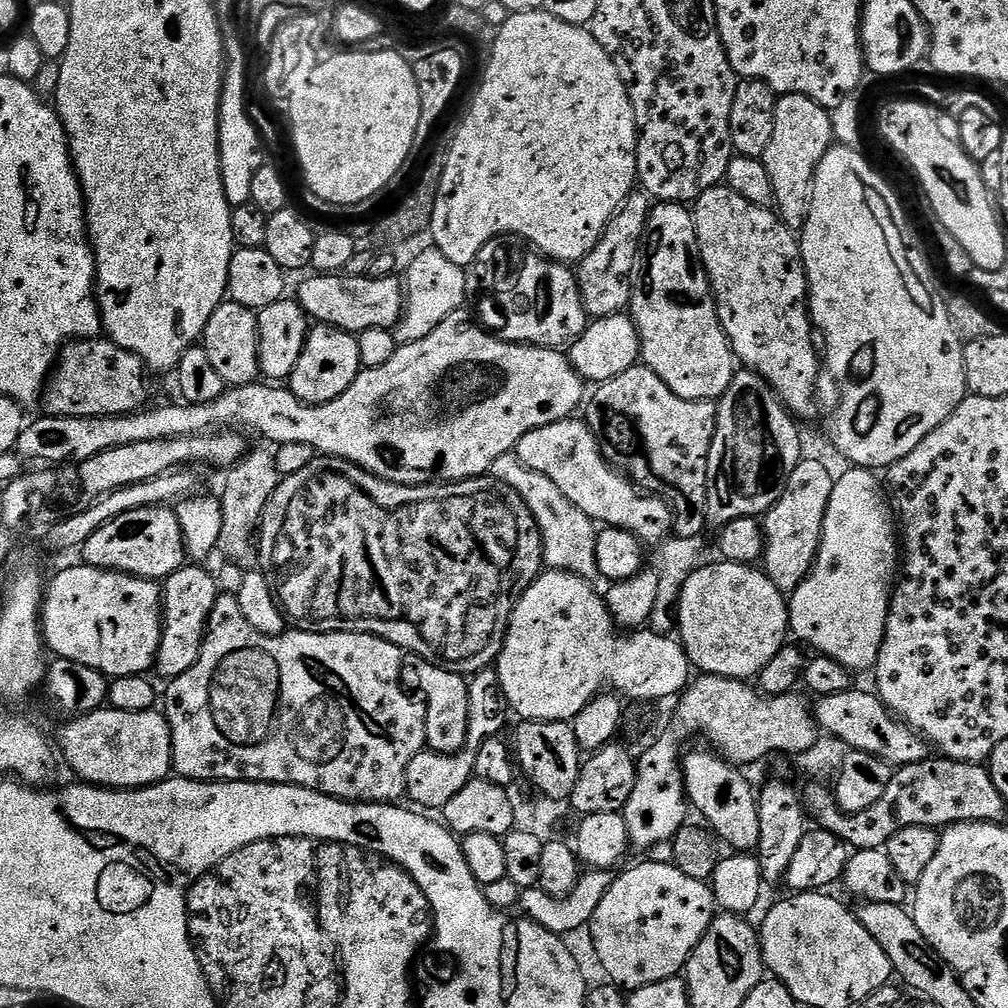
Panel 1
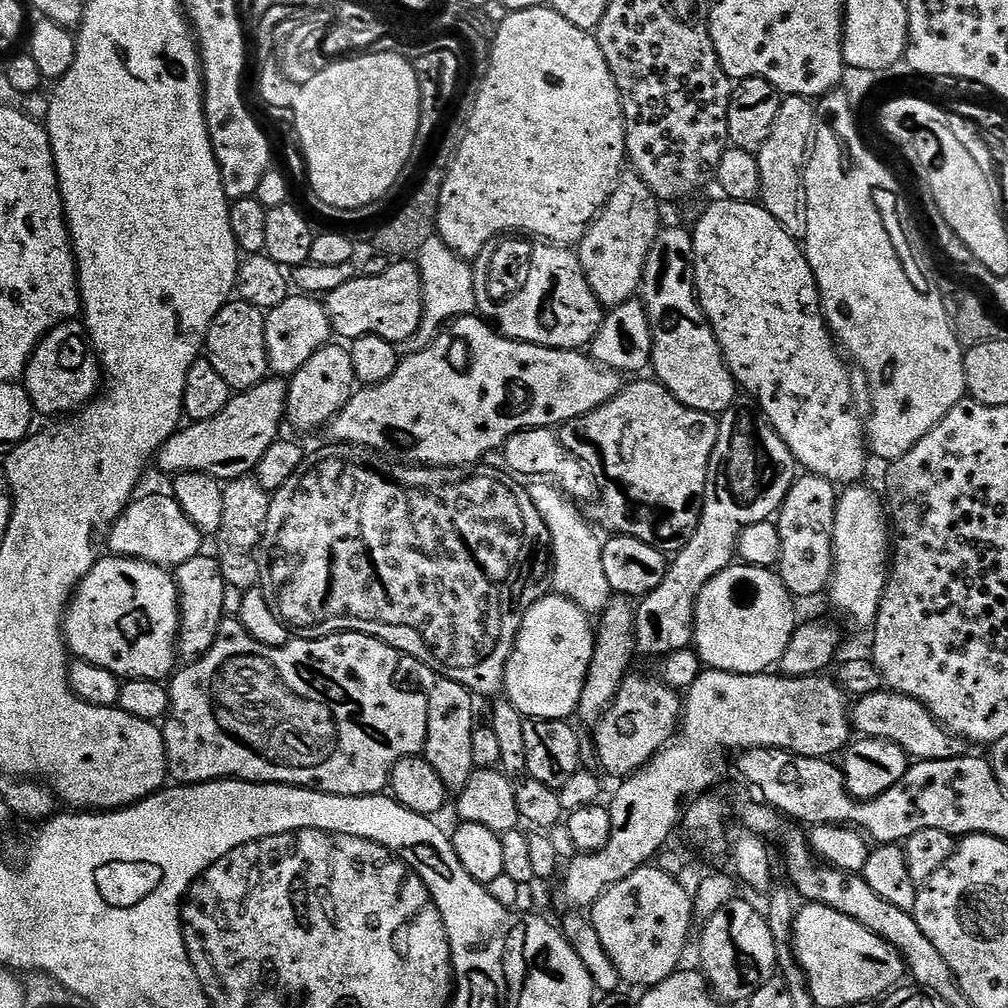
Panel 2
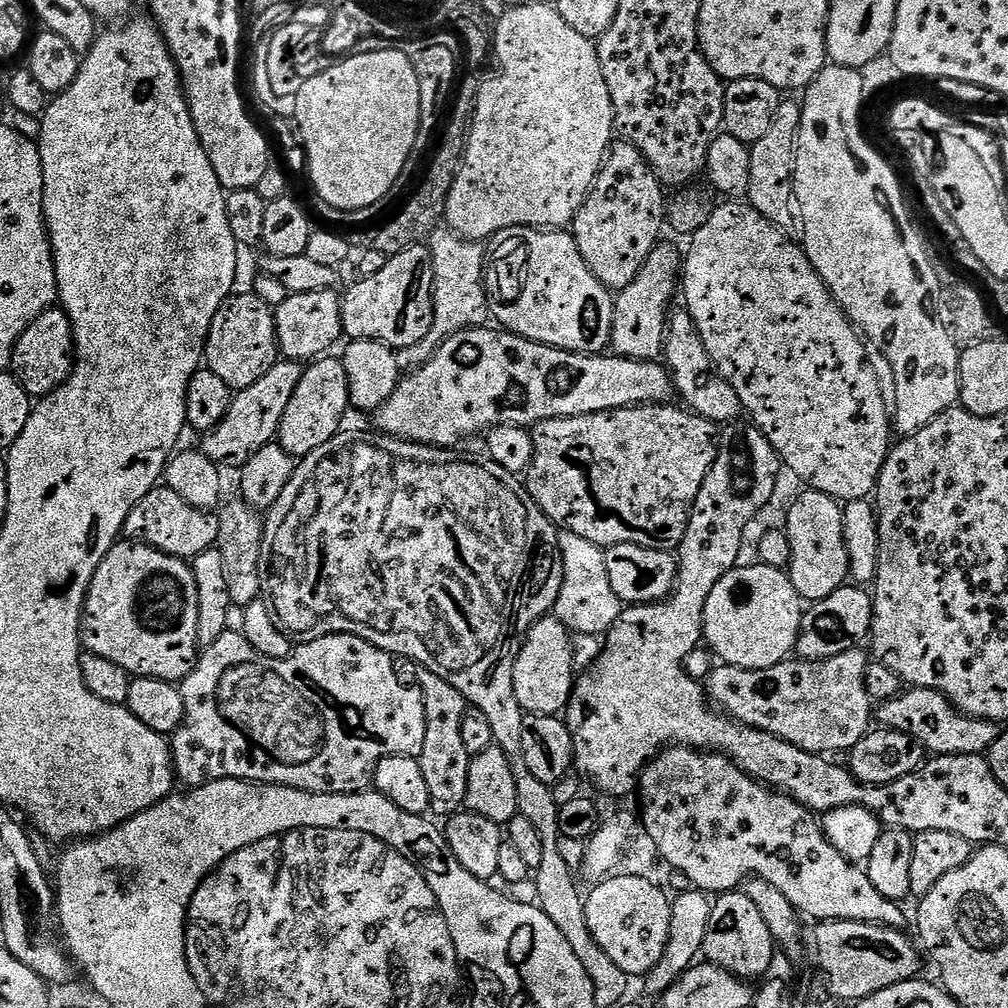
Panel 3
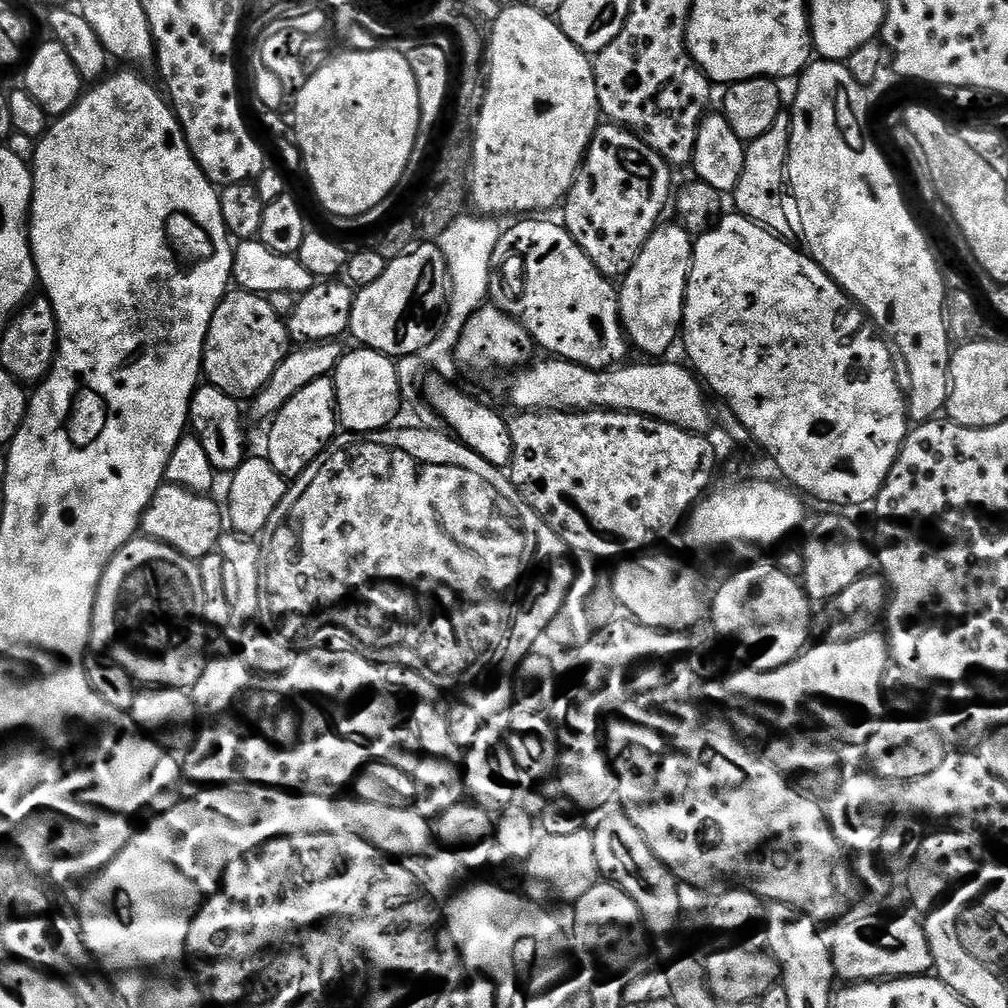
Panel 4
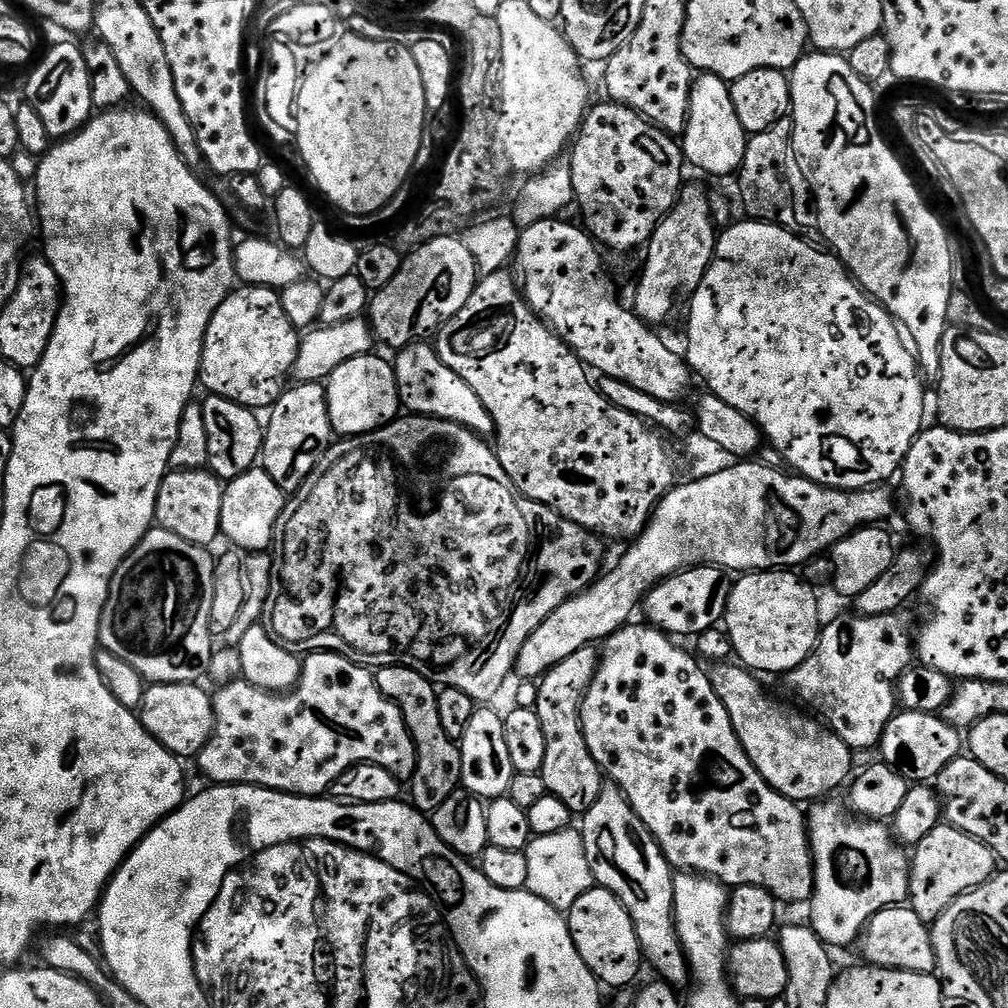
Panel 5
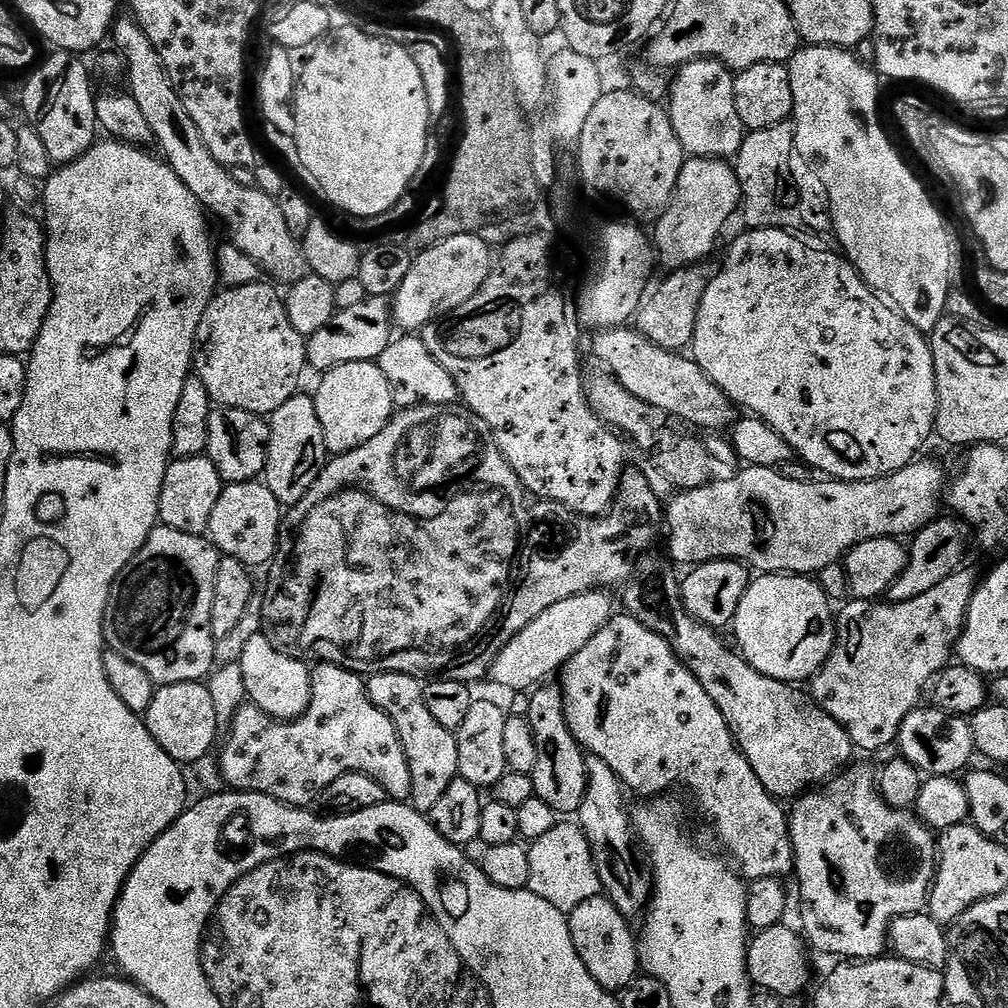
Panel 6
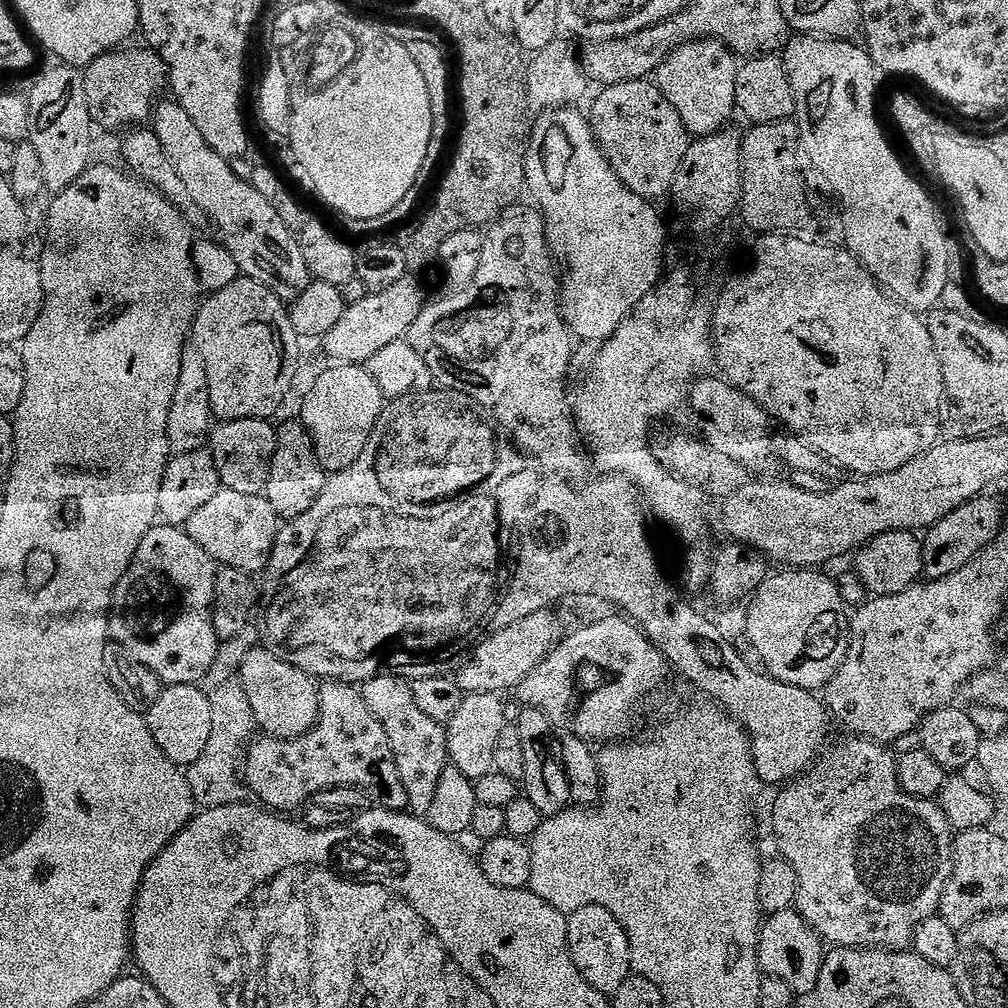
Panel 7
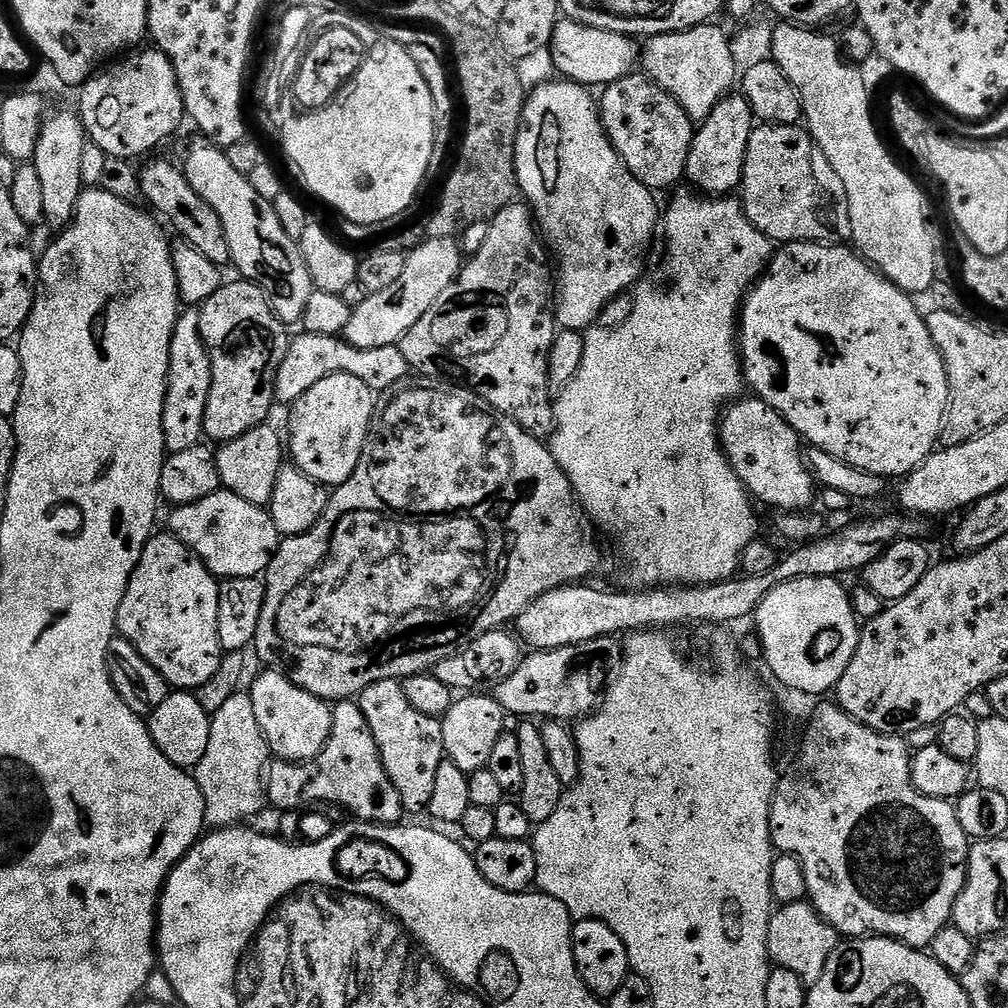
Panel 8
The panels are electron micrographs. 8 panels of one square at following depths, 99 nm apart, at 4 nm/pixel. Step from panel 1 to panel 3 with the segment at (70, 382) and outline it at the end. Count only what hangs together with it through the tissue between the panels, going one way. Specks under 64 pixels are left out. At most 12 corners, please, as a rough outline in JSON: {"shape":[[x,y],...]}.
{"shape":[[62,310],[34,318],[12,351],[29,396],[68,381],[74,345]]}

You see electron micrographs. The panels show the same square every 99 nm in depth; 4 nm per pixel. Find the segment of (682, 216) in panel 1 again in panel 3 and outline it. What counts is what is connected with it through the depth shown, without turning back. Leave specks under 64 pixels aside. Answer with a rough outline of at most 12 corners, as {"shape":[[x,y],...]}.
{"shape":[[686,310],[673,311],[663,363],[678,396],[717,426],[742,416]]}

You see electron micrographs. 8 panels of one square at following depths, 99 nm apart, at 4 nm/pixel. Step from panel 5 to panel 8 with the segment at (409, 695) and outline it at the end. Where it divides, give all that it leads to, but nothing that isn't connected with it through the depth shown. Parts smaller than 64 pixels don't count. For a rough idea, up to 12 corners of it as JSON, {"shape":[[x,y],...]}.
{"shape":[[399,680],[358,703],[405,813],[423,813],[446,758],[440,720]]}

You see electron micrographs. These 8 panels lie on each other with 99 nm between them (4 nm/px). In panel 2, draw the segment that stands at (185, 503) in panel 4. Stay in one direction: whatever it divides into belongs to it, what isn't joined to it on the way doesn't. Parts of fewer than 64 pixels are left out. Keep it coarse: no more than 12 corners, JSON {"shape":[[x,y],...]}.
{"shape":[[171,494],[133,499],[107,551],[169,570],[206,537]]}

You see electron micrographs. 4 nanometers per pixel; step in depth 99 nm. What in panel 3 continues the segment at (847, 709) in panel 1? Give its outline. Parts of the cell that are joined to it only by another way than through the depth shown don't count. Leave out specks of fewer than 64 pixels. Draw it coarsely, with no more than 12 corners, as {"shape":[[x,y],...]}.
{"shape":[[909,687],[875,709],[925,753],[979,756],[1000,737],[933,688]]}

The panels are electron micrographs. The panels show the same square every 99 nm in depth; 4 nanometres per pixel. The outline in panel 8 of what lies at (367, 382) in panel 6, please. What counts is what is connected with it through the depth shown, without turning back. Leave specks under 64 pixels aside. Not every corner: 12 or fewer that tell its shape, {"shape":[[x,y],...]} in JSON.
{"shape":[[345,372],[291,405],[286,448],[325,486],[346,482],[374,393]]}

